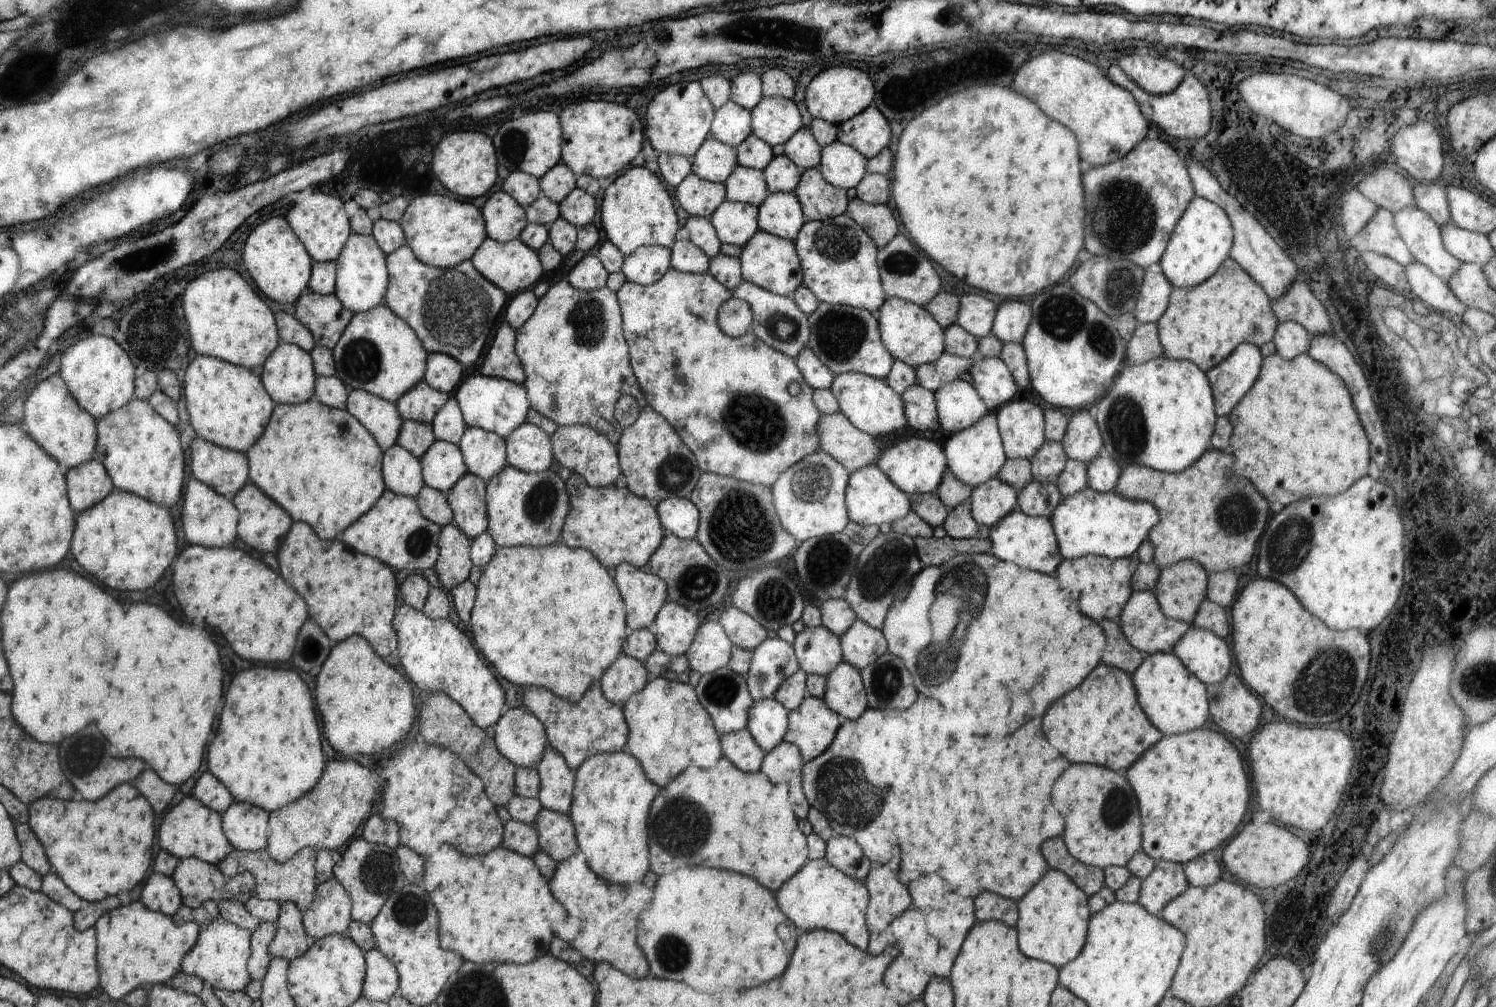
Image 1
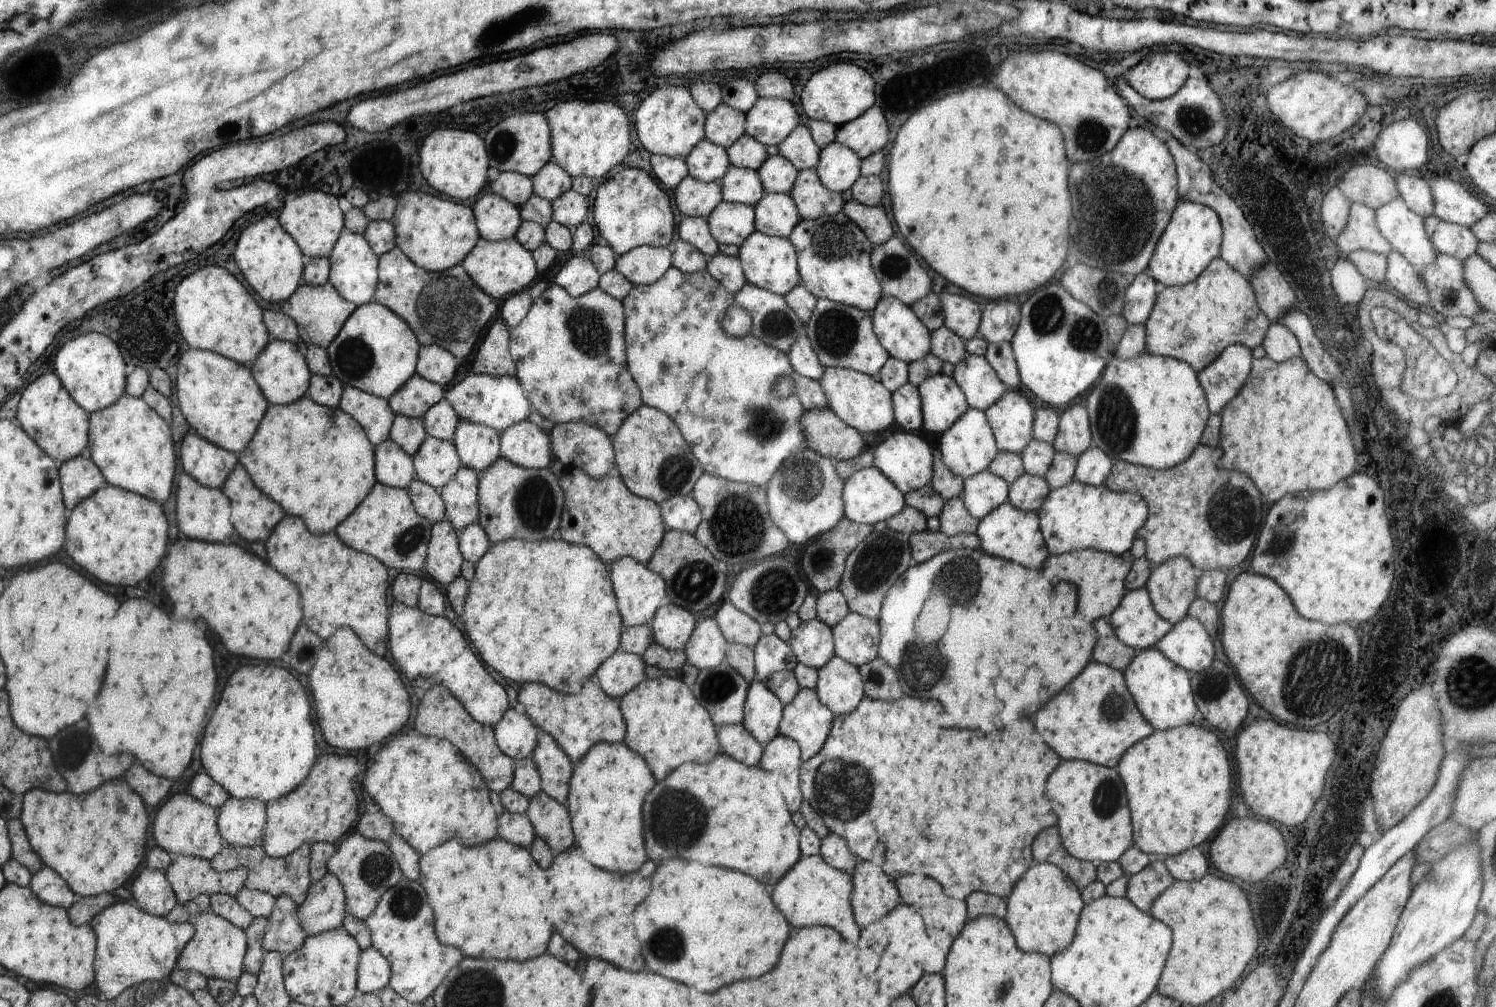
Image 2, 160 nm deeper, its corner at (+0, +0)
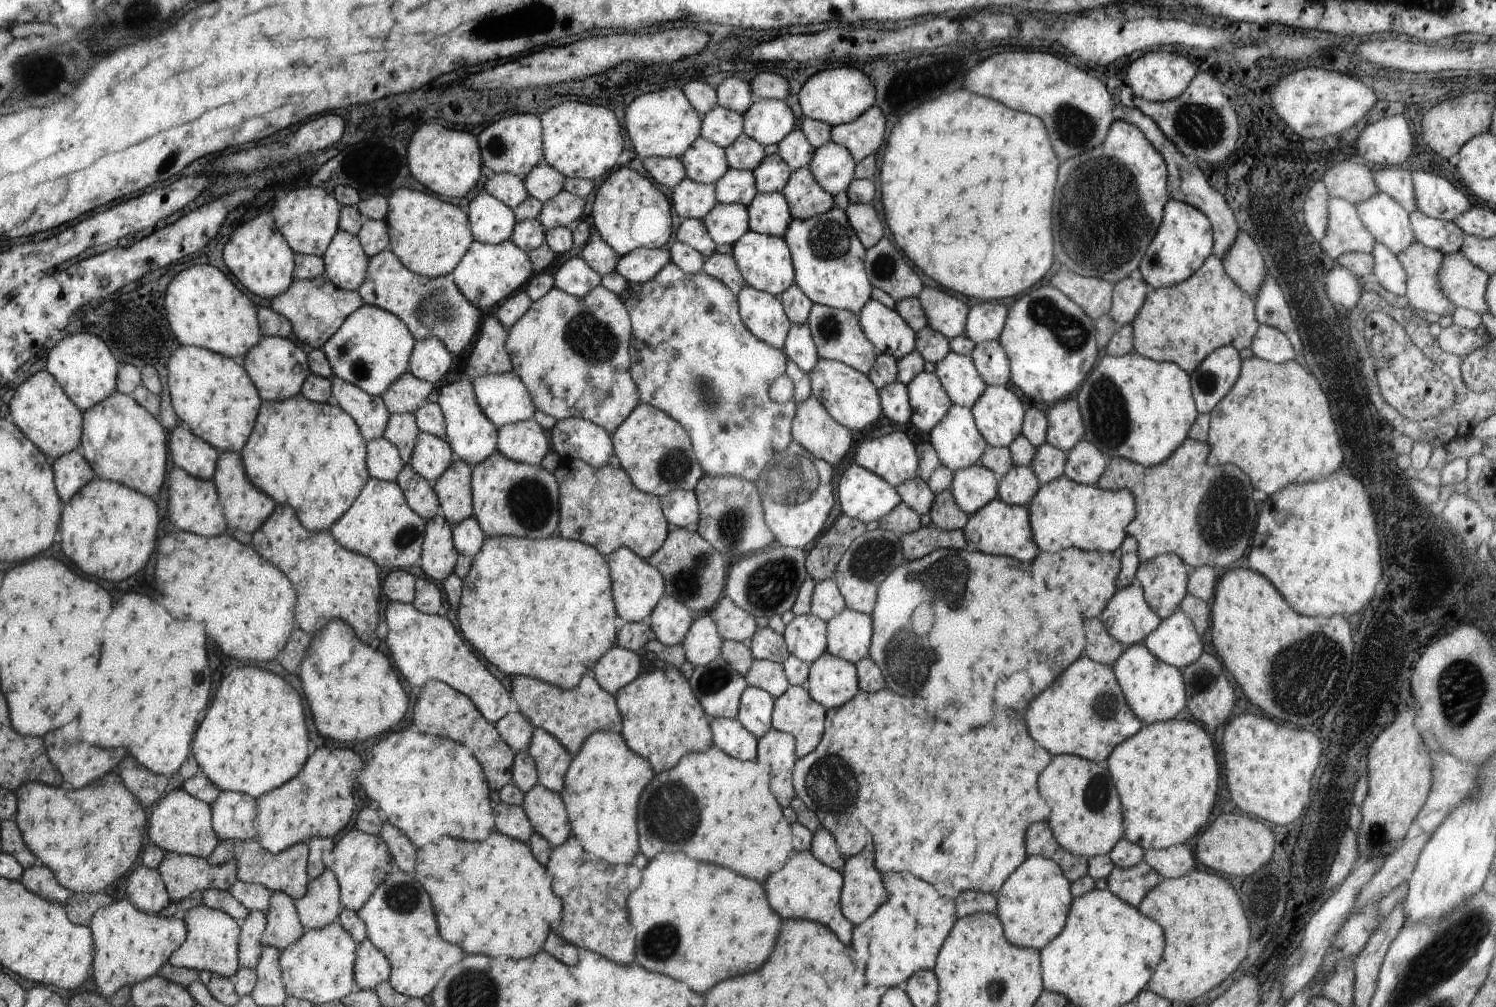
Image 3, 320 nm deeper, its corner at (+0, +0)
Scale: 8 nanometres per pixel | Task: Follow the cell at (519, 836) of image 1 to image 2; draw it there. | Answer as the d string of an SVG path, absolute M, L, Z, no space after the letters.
M505 810L498 815L498 830L502 832L500 838L506 838L508 842L521 847L530 848L536 837L533 823L526 813L511 813Z

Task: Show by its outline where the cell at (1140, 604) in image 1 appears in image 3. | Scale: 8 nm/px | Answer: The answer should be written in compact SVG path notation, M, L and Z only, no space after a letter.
M1137 583L1118 589L1098 618L1108 634L1126 648L1141 643L1161 623L1161 618L1145 601L1143 588Z

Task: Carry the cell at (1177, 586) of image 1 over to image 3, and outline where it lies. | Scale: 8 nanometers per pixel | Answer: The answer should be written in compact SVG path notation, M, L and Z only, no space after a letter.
M1161 554L1146 562L1140 561L1135 580L1143 588L1145 601L1150 608L1161 619L1165 619L1179 610L1179 602L1187 595L1188 575L1194 571L1195 568L1187 565L1177 554Z

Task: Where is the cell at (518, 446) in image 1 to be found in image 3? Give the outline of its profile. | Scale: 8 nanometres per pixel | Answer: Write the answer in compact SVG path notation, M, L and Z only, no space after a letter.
M536 419L518 421L497 429L497 452L516 462L540 465L550 442Z

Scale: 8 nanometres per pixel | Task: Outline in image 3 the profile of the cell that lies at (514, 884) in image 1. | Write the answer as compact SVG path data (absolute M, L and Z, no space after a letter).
M494 832L484 842L468 842L456 838L442 838L434 842L432 854L428 848L420 848L416 855L414 875L432 898L432 906L440 936L446 942L462 946L468 954L490 954L508 958L528 958L542 950L546 936L554 930L558 934L558 922L562 922L562 910L558 910L558 888L554 870L534 860L532 848L525 842Z

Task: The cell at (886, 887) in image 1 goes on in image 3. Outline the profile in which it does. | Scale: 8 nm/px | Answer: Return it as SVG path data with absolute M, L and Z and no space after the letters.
M868 842L866 850L862 849L860 853L846 860L841 873L844 875L840 900L842 914L846 918L850 918L850 922L860 924L871 914L876 913L888 900L888 896L886 896L889 892L888 888L884 888L885 883L882 882L882 874L874 866L874 848L872 848L872 844Z

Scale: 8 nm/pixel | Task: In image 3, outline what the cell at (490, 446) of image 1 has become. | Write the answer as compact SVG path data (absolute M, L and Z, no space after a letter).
M466 376L458 382L440 387L433 401L442 409L446 436L455 458L477 465L497 452L497 426L488 418L475 397L472 380Z

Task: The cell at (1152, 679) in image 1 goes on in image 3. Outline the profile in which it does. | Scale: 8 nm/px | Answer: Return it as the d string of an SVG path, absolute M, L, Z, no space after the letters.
M1142 643L1125 648L1111 667L1128 706L1142 724L1172 720L1187 706L1186 685L1181 669L1158 660Z

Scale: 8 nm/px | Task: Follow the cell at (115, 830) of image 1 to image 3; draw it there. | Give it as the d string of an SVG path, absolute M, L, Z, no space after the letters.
M108 773L90 786L80 790L64 790L38 781L25 782L15 790L17 809L12 816L24 835L25 844L37 857L40 864L49 867L56 874L57 881L74 893L106 893L106 886L112 886L132 868L132 860L138 860L140 844L144 840L146 816L141 801L125 786L121 775Z

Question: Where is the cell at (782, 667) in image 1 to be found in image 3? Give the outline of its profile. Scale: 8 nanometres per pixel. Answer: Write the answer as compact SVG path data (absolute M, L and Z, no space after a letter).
M771 627L759 628L748 639L754 658L783 664L790 654L784 636L777 634Z

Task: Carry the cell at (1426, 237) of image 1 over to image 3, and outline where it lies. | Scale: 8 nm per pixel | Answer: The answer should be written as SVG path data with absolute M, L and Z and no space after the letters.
M1380 192L1357 206L1366 230L1393 254L1406 252L1406 248L1416 242L1410 214L1390 196Z

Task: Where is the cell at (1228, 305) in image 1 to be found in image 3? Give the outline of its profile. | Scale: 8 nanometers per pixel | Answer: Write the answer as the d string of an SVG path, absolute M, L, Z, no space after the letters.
M1211 255L1190 278L1172 287L1154 289L1148 296L1138 316L1130 325L1134 330L1134 351L1143 358L1158 362L1178 364L1192 374L1202 360L1222 346L1234 346L1236 350L1250 348L1260 324L1256 320L1256 304L1252 297L1236 285L1224 271L1222 260Z

